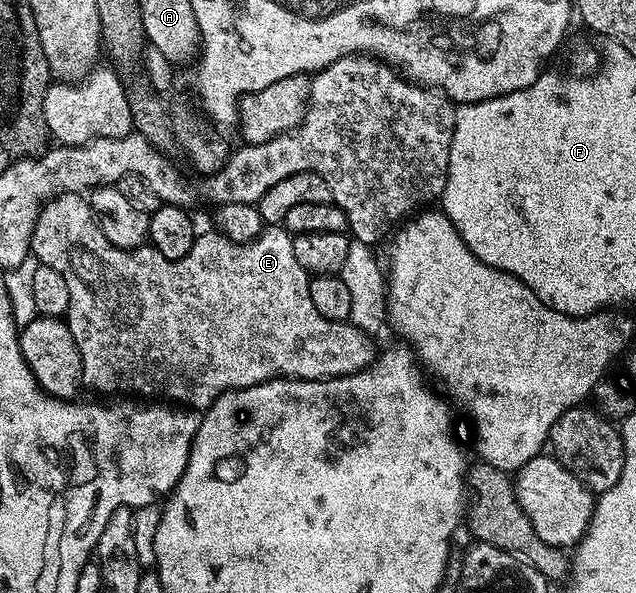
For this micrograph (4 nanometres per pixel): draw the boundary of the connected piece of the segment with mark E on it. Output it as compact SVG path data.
M64 193L46 202L35 224L35 232L31 238L31 249L39 264L47 264L60 274L64 274L64 282L68 282L68 310L64 317L66 325L72 330L72 338L80 350L82 363L82 382L87 389L95 388L98 392L139 392L142 396L158 398L163 392L165 399L195 410L205 410L218 397L220 392L228 392L231 388L247 388L271 374L281 374L286 378L301 380L324 380L327 376L347 376L353 372L370 367L376 356L365 344L364 333L357 326L344 320L329 320L316 310L310 293L310 276L296 262L296 253L292 251L292 236L282 226L266 226L254 240L246 244L237 244L229 240L217 230L195 235L192 250L179 260L164 258L154 248L143 246L133 250L117 248L104 238L98 225L98 218L90 208L89 199L79 193Z

